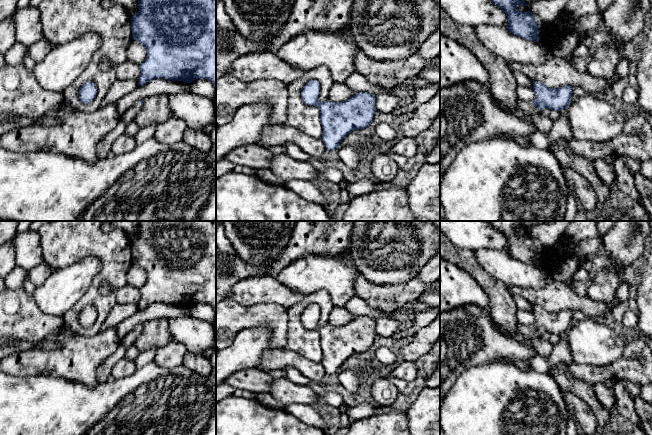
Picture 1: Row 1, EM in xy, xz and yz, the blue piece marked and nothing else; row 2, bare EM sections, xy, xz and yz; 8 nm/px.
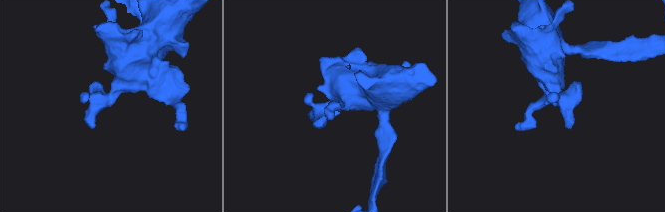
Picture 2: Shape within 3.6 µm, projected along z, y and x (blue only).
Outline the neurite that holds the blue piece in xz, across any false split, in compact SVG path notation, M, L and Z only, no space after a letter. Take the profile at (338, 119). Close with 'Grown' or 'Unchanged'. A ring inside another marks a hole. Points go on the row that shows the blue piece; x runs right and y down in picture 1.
M310 80L301 91L306 105L317 106L323 128L321 140L326 150L337 149L339 143L352 131L368 127L376 113L376 96L359 92L342 102L320 102L320 83Z. Unchanged

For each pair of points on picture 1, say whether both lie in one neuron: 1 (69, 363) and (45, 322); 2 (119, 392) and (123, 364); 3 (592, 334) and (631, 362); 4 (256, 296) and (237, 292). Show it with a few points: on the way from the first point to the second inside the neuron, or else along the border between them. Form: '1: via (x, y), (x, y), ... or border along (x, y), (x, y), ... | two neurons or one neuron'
1: border along (65, 324), (44, 339) | two neurons
2: border along (137, 369), (129, 375), (111, 378) | two neurons
3: border along (627, 338), (624, 353), (618, 359), (601, 366) | two neurons
4: via (251, 292), (242, 292) | one neuron

